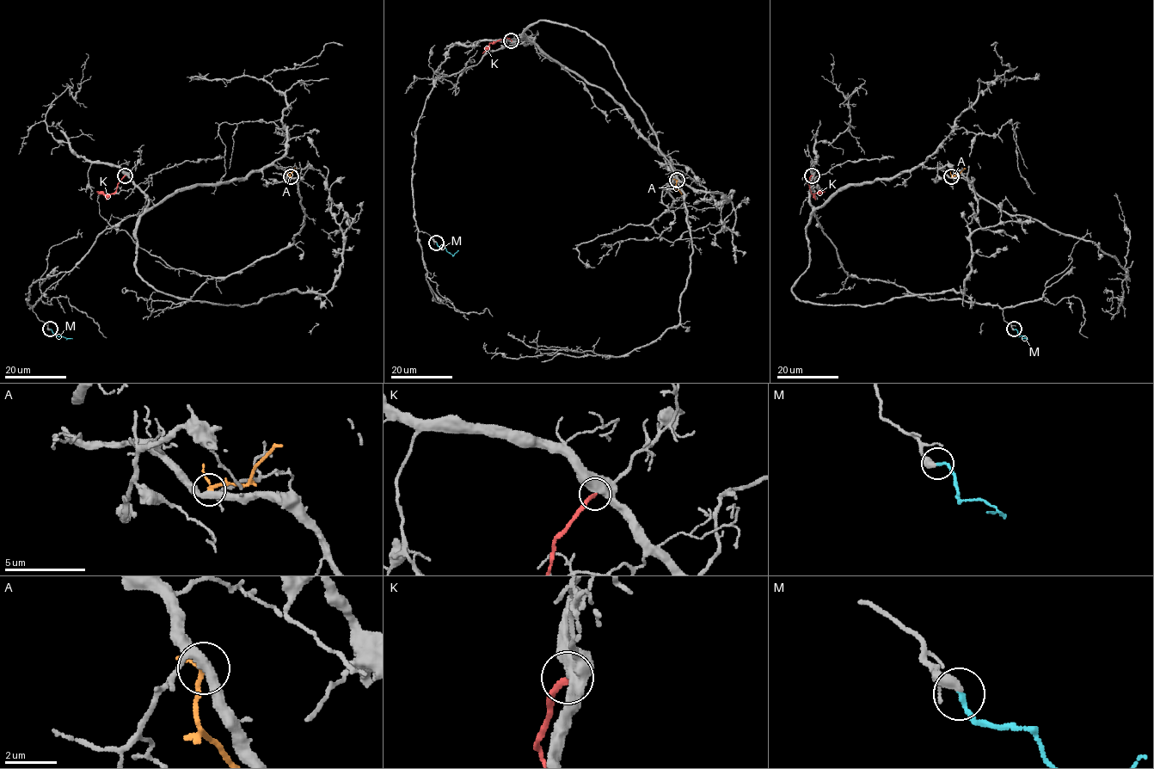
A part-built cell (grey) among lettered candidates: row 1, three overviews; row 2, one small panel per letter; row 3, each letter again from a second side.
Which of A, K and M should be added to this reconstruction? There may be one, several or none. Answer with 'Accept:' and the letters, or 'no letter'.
Accept: M

